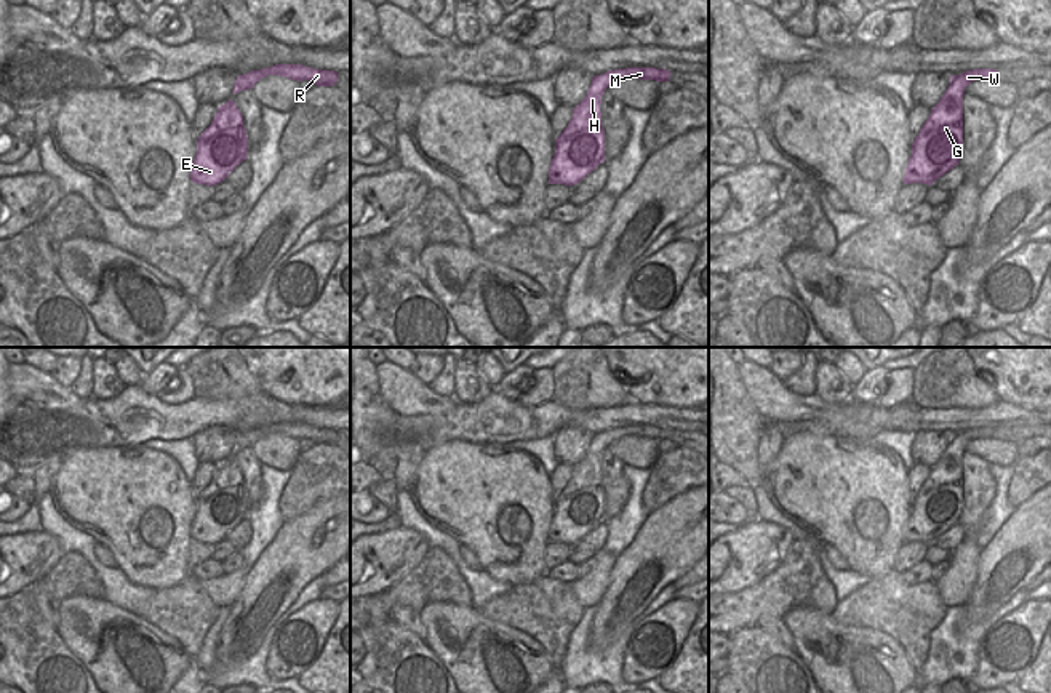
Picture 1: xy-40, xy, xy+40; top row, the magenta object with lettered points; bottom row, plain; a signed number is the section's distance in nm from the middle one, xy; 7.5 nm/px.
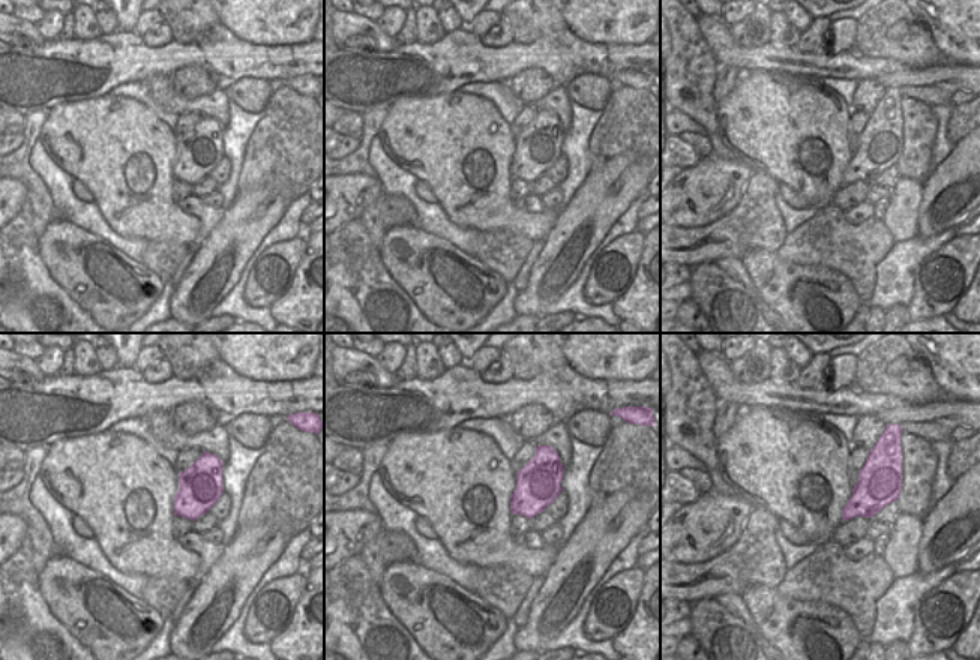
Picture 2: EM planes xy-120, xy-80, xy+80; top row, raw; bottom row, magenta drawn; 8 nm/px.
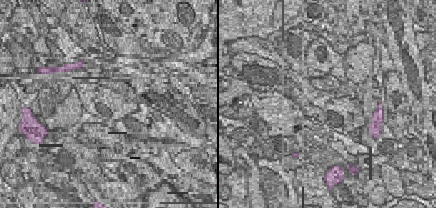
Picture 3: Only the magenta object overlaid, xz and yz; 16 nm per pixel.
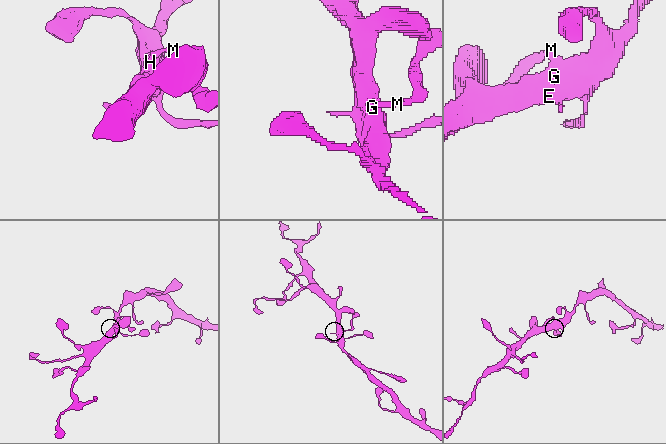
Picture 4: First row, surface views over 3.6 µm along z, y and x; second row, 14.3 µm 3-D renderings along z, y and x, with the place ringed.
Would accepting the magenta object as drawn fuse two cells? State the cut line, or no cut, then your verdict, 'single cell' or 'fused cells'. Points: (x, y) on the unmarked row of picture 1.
no cut | single cell

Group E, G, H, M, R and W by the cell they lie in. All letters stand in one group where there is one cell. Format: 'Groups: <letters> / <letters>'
Groups: E G H M R W.

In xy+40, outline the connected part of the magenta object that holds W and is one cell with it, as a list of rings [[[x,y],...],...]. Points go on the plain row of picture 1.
[[[974,427],[960,434],[950,434],[950,443],[931,467],[912,503],[904,543],[934,543],[958,523],[963,511],[963,453],[974,439],[989,439],[995,427]]]

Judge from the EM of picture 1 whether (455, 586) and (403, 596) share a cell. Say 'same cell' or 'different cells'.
same cell

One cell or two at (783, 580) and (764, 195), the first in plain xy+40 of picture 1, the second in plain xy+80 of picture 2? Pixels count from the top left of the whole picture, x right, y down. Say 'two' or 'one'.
one

